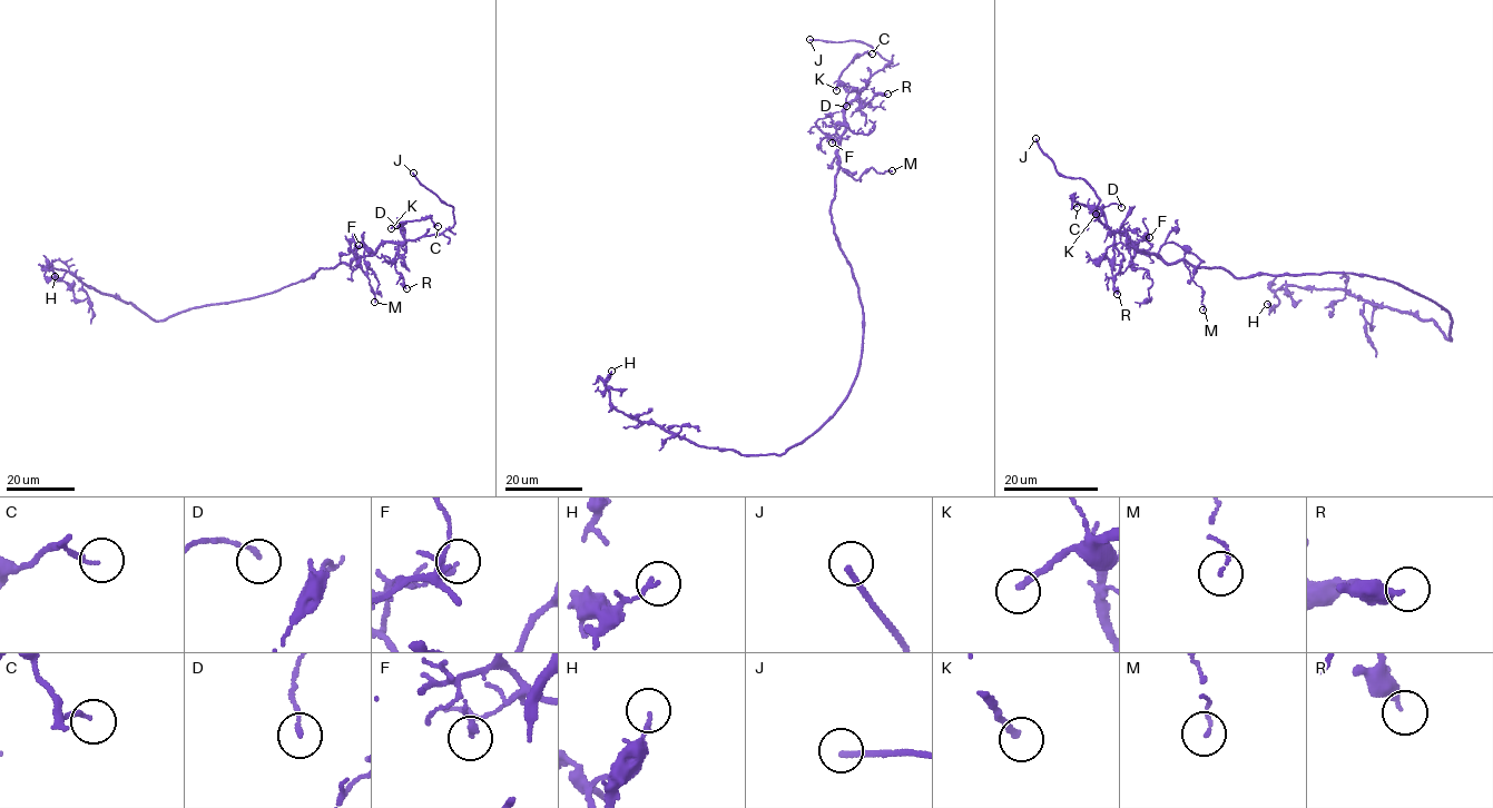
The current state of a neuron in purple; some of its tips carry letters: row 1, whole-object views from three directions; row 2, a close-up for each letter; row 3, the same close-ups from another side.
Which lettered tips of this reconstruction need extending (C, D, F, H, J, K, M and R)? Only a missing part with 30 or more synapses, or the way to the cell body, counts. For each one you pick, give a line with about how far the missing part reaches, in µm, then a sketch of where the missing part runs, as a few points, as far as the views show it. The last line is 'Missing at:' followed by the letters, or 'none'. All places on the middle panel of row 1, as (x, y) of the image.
J: missing 35 µm
K: missing 15 µm; course (836, 90), (826, 92), (825, 77)
Missing at: J, K

